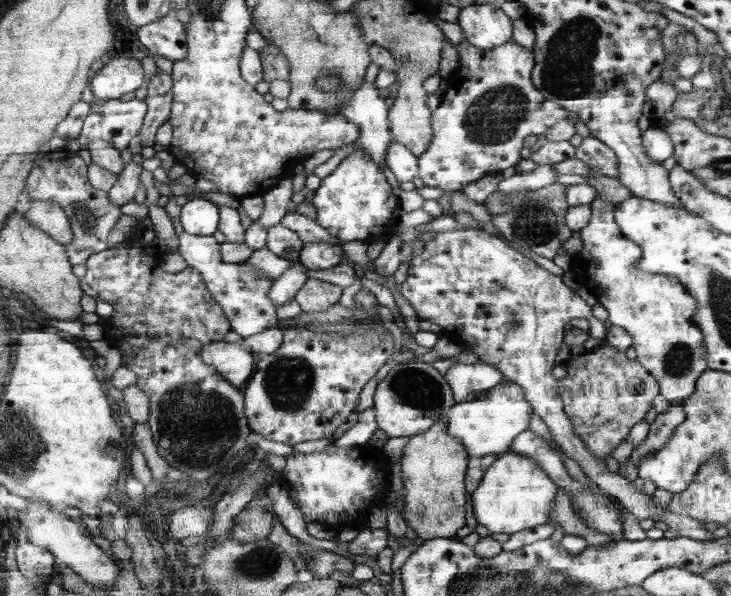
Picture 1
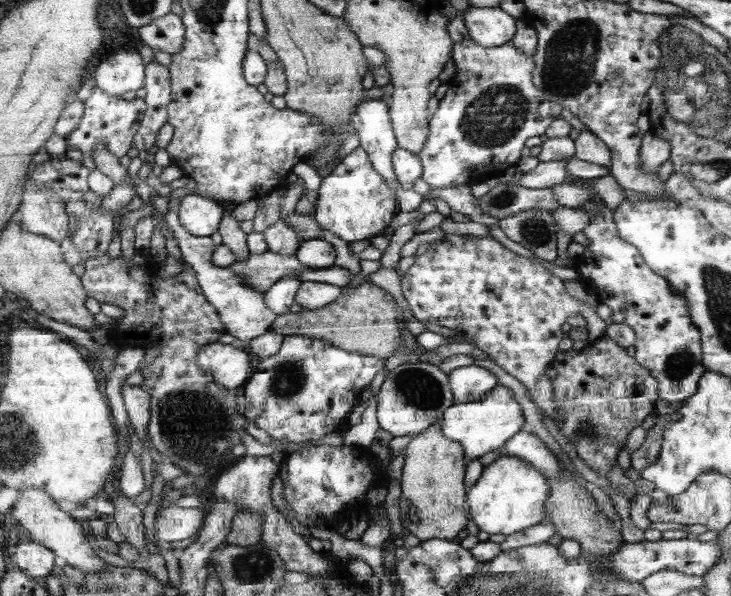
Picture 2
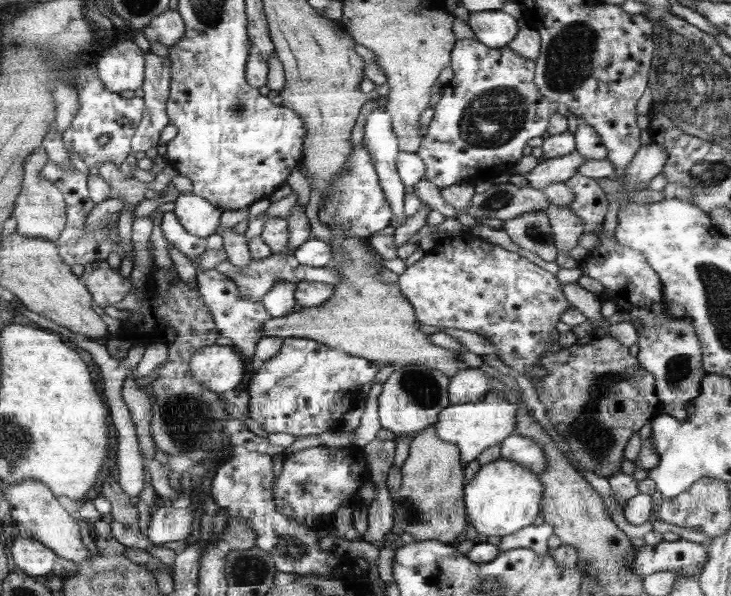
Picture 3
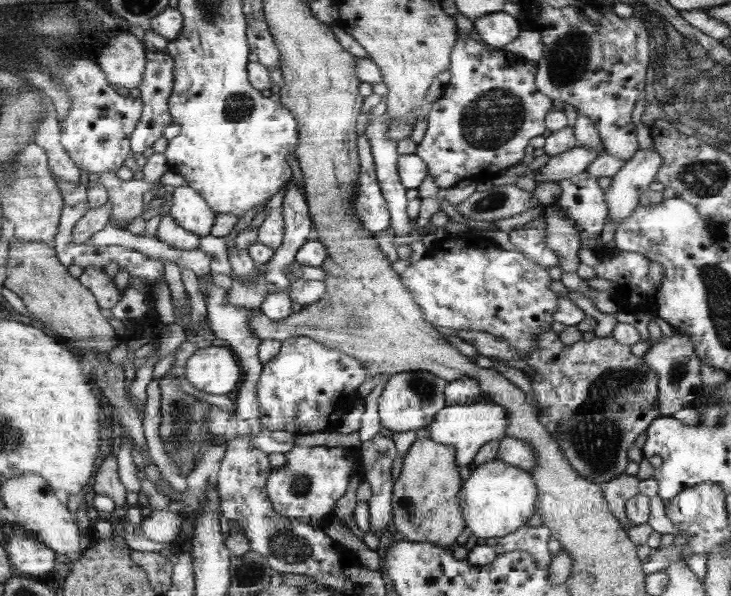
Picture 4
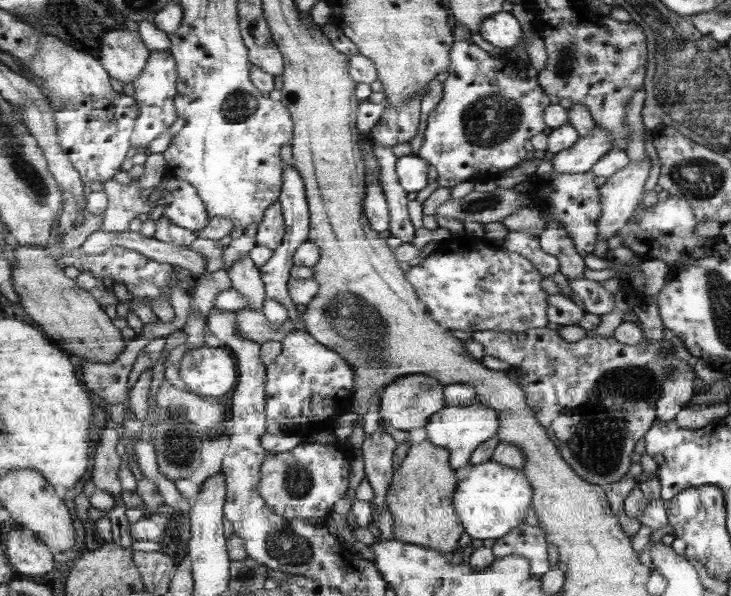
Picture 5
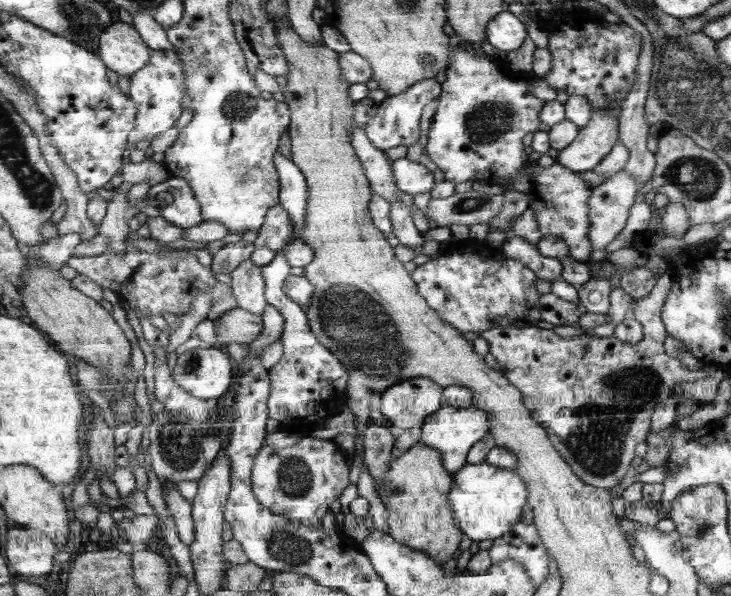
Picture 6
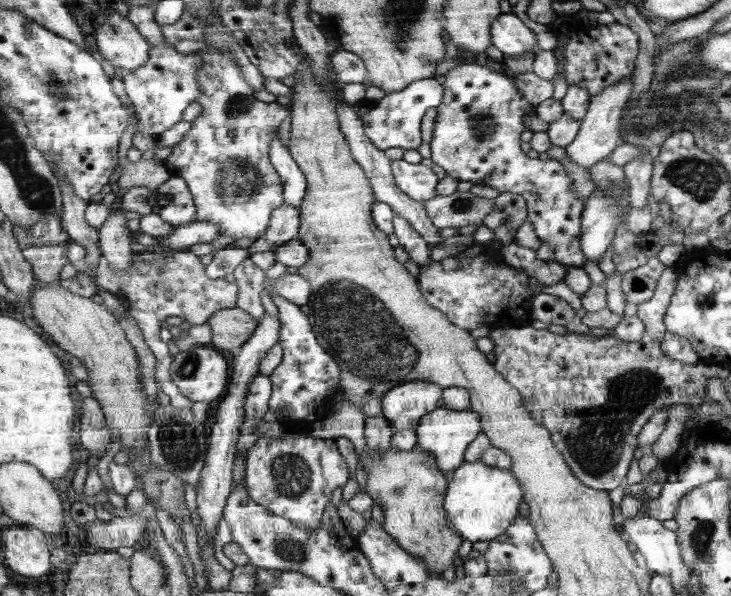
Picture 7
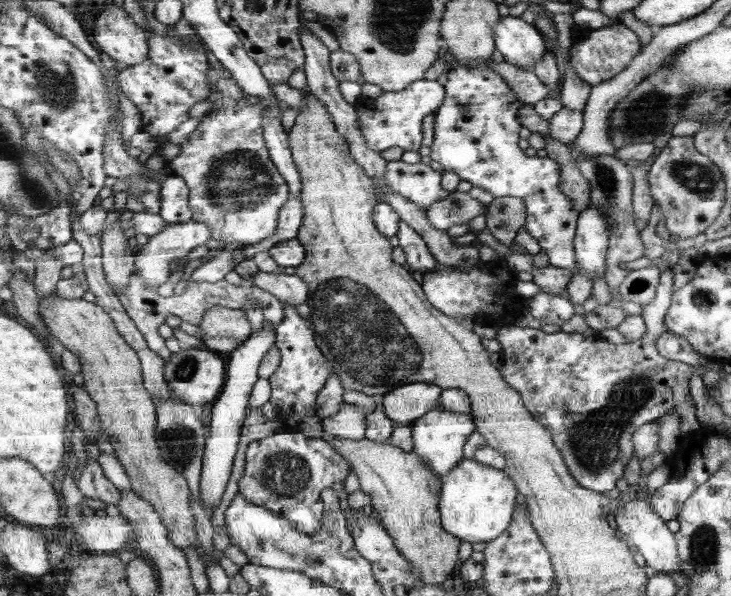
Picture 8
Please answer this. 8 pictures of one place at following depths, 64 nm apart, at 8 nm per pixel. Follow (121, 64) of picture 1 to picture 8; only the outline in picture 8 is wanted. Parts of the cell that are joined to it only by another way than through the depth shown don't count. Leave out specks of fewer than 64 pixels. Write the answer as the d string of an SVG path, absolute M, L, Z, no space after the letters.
M114 3L98 15L93 35L102 53L128 67L144 63L149 56L150 40L144 29Z

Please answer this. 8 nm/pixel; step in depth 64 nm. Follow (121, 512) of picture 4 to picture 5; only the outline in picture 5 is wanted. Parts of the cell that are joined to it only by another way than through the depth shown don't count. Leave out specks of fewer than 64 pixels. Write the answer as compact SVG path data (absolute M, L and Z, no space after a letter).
M102 428L98 437L98 447L95 448L95 465L92 468L92 481L96 489L100 489L111 496L122 494L122 486L118 479L121 468L120 458L116 453L119 443L117 430Z

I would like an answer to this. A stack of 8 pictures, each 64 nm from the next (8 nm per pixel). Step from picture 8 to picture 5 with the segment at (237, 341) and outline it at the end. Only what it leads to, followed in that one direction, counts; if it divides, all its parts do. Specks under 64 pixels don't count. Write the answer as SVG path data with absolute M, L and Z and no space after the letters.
M240 309L236 311L234 317L234 328L238 336L254 340L260 345L269 340L281 341L289 331L292 331L292 327L296 327L292 320L278 326L276 323L270 323L261 310Z

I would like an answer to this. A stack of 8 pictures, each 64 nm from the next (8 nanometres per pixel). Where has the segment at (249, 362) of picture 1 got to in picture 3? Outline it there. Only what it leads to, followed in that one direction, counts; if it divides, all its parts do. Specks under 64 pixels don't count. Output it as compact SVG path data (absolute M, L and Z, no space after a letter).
M216 343L195 352L191 368L204 388L220 395L228 390L236 390L246 374L243 354L230 345Z

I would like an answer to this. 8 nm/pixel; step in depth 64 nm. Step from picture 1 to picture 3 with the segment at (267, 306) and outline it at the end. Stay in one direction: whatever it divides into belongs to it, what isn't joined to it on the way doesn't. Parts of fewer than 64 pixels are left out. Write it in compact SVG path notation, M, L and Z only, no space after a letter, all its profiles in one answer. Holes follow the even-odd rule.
M173 211L165 212L160 224L162 232L172 246L185 254L191 261L196 255L206 251L206 238L200 238L190 234L183 226ZM196 268L196 279L198 292L204 298L208 308L211 309L220 332L226 338L230 338L232 340L231 346L243 354L250 366L254 366L254 372L250 375L255 374L258 363L255 362L254 348L256 348L256 342L263 336L262 325L264 325L264 321L272 316L268 314L268 310L264 308L262 302L254 302L254 300L244 298L238 292L236 282L230 280L228 276L224 276L222 272L218 272L216 268L210 268L210 270L198 270Z

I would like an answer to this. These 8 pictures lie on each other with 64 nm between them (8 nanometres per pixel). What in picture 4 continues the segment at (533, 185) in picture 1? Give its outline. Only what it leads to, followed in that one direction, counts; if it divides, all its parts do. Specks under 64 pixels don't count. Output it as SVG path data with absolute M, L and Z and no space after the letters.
M578 144L576 147L564 151L558 156L550 157L547 164L534 171L534 180L541 182L558 182L562 179L570 179L576 174L583 173L598 158L596 149L586 149Z

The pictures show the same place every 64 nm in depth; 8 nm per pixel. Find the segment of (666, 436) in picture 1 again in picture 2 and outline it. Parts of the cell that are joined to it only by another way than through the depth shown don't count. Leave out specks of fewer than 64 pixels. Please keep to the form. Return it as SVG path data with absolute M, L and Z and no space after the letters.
M678 414L658 415L658 422L646 432L646 440L642 444L642 447L638 448L633 454L630 454L634 469L641 472L645 467L653 464L658 459L658 454L663 443L664 427L669 422L677 422L680 418Z

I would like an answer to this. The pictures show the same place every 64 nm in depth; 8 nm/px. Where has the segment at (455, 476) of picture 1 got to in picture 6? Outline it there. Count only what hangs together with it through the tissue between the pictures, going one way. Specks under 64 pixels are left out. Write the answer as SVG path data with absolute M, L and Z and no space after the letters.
M420 442L400 458L390 460L381 482L375 484L375 490L388 510L389 536L403 546L426 553L443 565L458 550L464 532L451 508L450 494L454 481L444 468L442 457L439 450Z

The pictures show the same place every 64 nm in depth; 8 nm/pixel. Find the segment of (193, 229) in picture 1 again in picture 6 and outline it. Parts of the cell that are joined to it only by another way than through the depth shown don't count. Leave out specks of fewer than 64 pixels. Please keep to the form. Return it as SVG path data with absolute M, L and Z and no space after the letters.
M170 177L160 183L160 188L166 190L167 198L163 202L162 218L180 228L195 227L204 222L202 206L187 180Z

